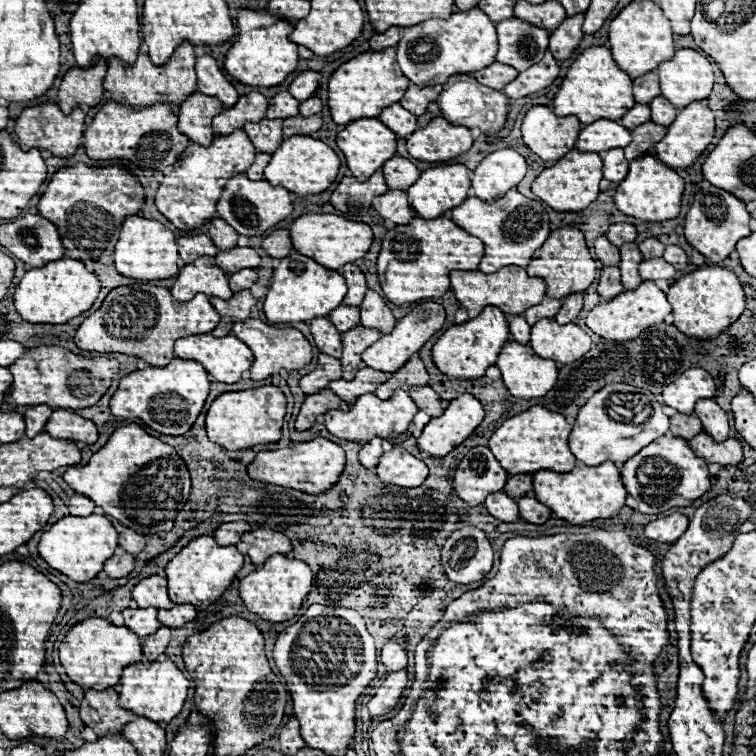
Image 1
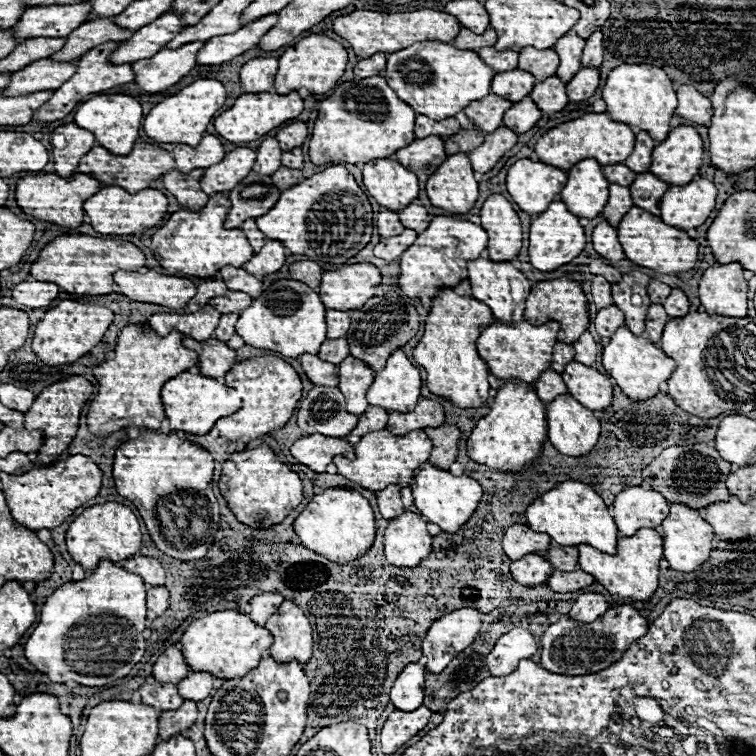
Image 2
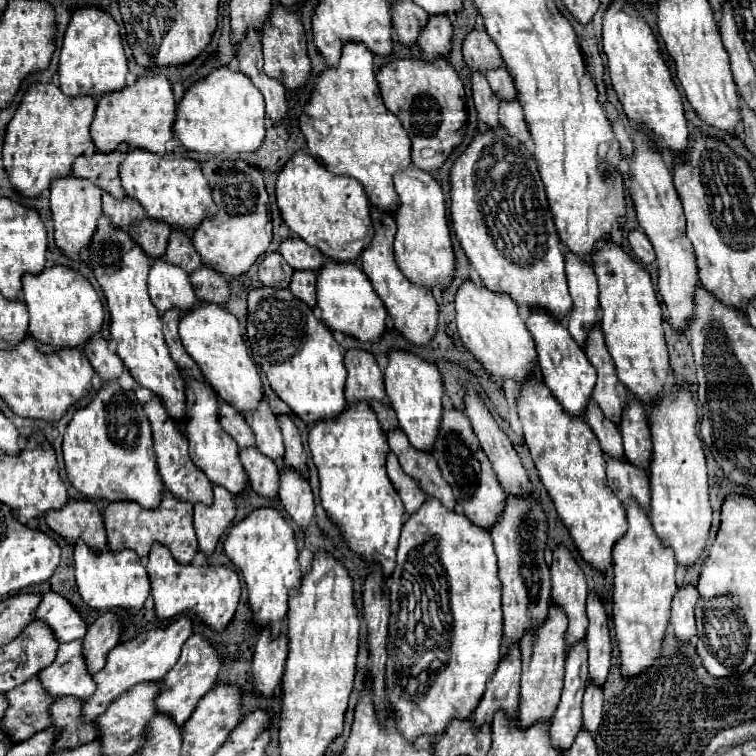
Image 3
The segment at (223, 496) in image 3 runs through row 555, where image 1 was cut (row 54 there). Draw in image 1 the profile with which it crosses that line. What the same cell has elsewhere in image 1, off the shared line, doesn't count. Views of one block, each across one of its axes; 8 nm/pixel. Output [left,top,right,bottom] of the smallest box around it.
[196,54,238,106]

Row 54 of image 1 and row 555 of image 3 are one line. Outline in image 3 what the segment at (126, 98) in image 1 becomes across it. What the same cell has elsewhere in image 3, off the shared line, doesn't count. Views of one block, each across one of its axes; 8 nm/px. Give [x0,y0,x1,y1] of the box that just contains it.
[104,492,198,564]

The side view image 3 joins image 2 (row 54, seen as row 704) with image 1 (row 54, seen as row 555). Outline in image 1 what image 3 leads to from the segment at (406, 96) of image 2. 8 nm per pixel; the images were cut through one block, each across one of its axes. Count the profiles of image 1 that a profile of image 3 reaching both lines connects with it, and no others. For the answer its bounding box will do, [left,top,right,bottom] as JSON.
[396,8,498,86]

